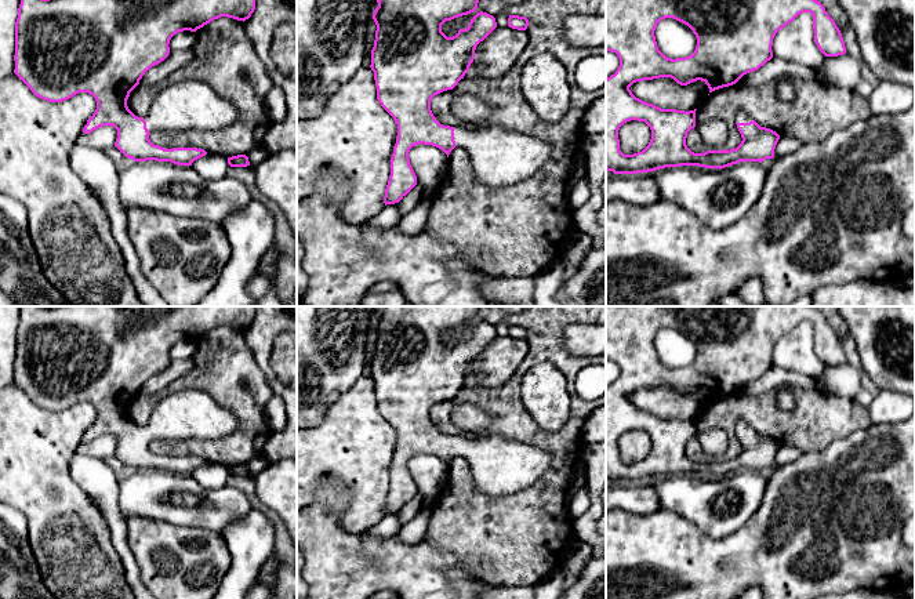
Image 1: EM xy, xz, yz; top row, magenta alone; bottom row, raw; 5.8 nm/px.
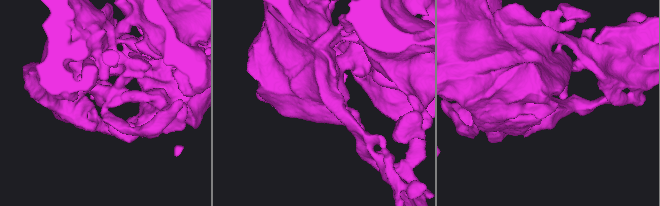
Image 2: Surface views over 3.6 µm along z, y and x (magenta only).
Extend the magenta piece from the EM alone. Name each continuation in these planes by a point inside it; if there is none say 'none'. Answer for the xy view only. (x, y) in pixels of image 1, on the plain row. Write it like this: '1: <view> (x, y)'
1: xy (189, 413)

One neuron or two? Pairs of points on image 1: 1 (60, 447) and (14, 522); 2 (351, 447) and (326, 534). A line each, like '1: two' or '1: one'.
1: two
2: two

